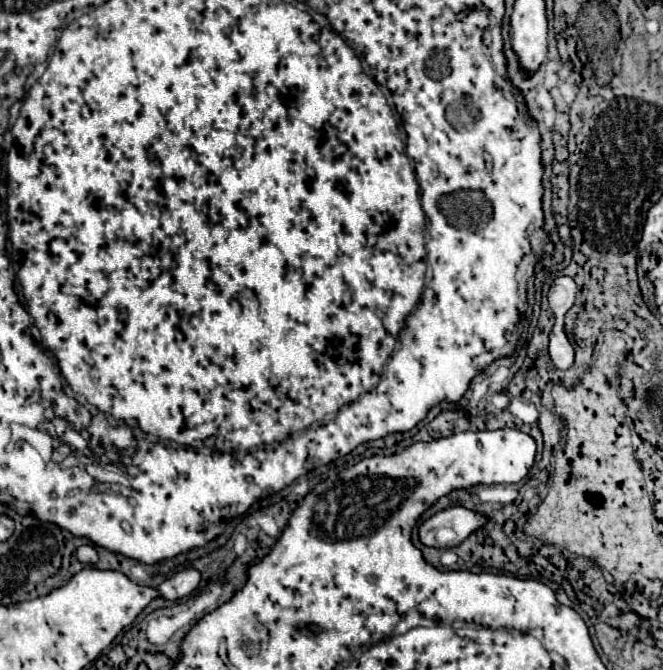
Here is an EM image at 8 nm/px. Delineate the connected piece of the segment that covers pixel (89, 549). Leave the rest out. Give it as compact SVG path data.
M83 544L81 548L77 548L77 560L83 562L83 564L91 564L91 566L95 566L97 560L99 560L95 546L93 546L93 544Z

